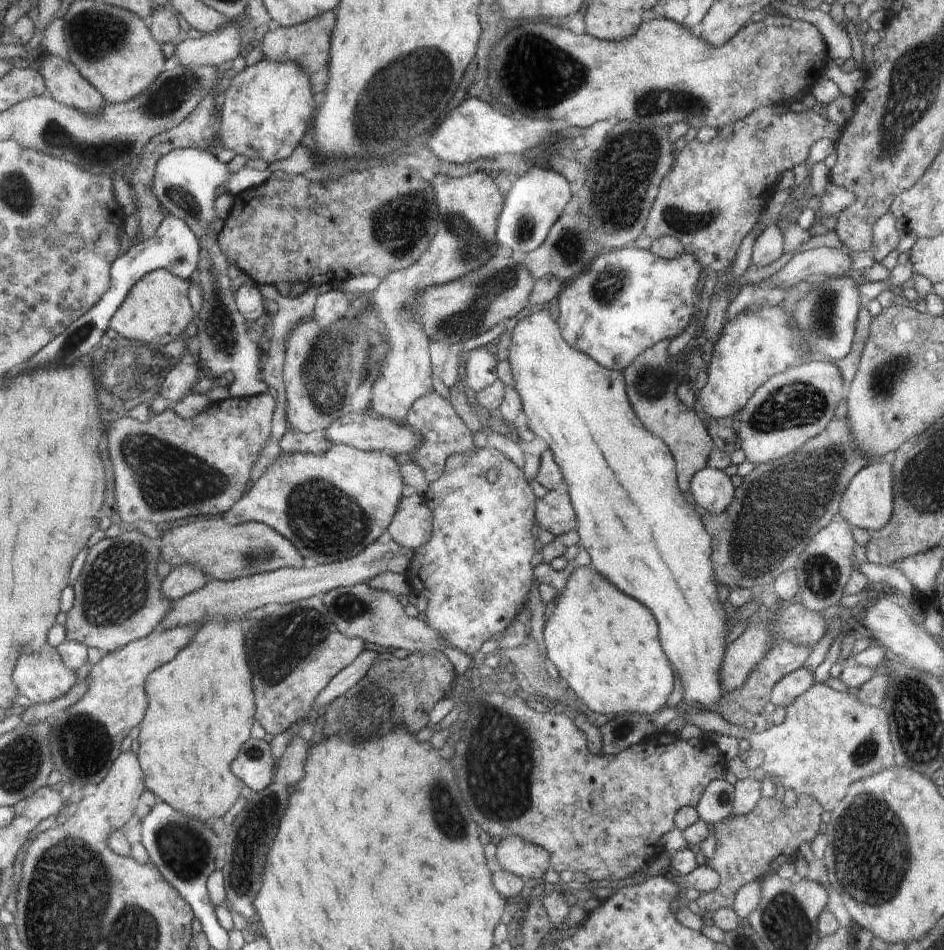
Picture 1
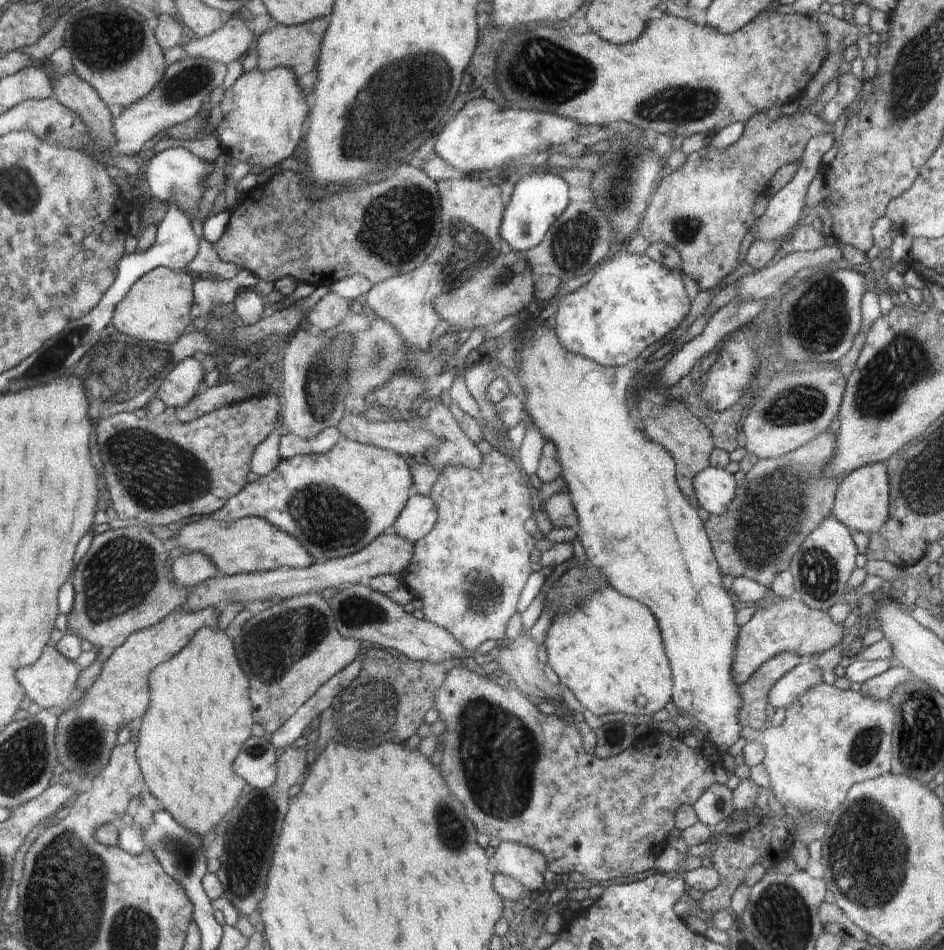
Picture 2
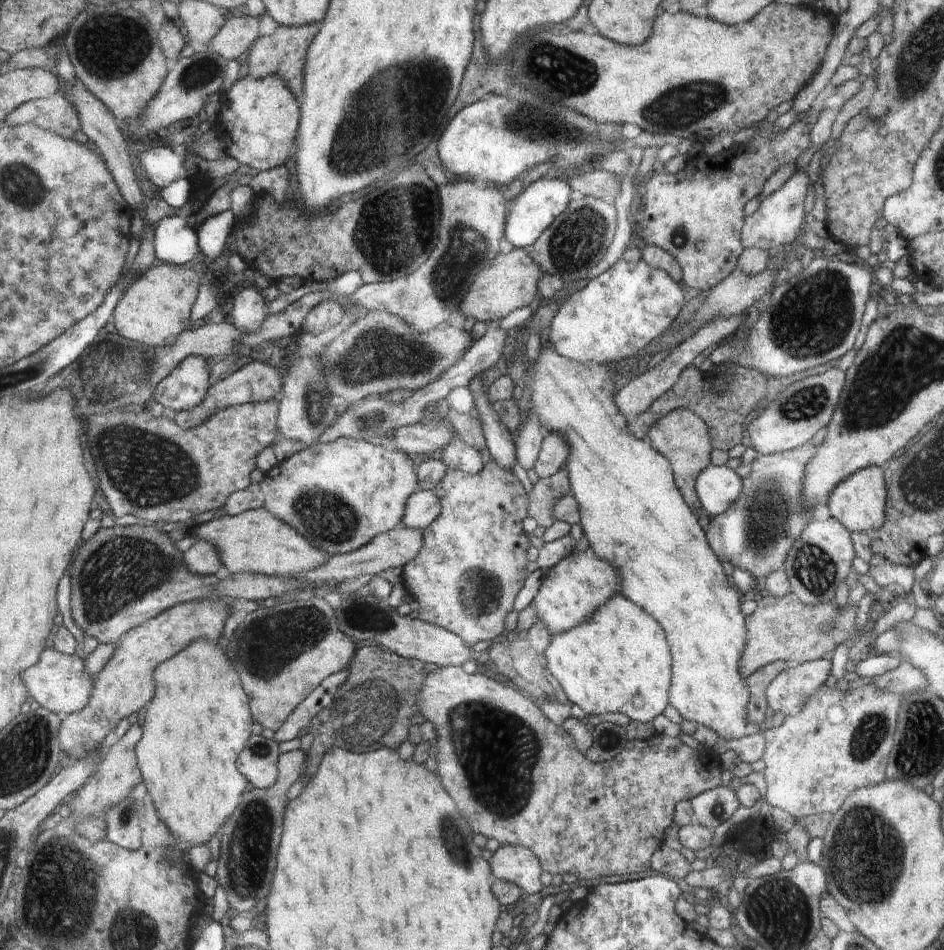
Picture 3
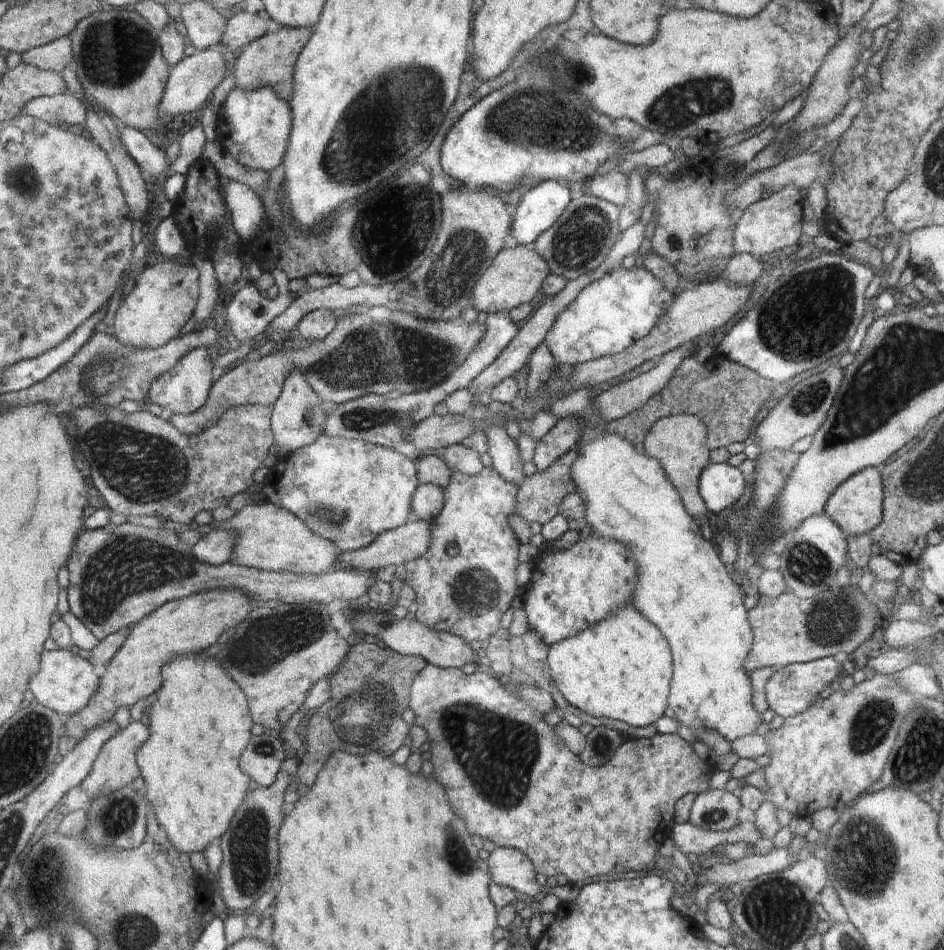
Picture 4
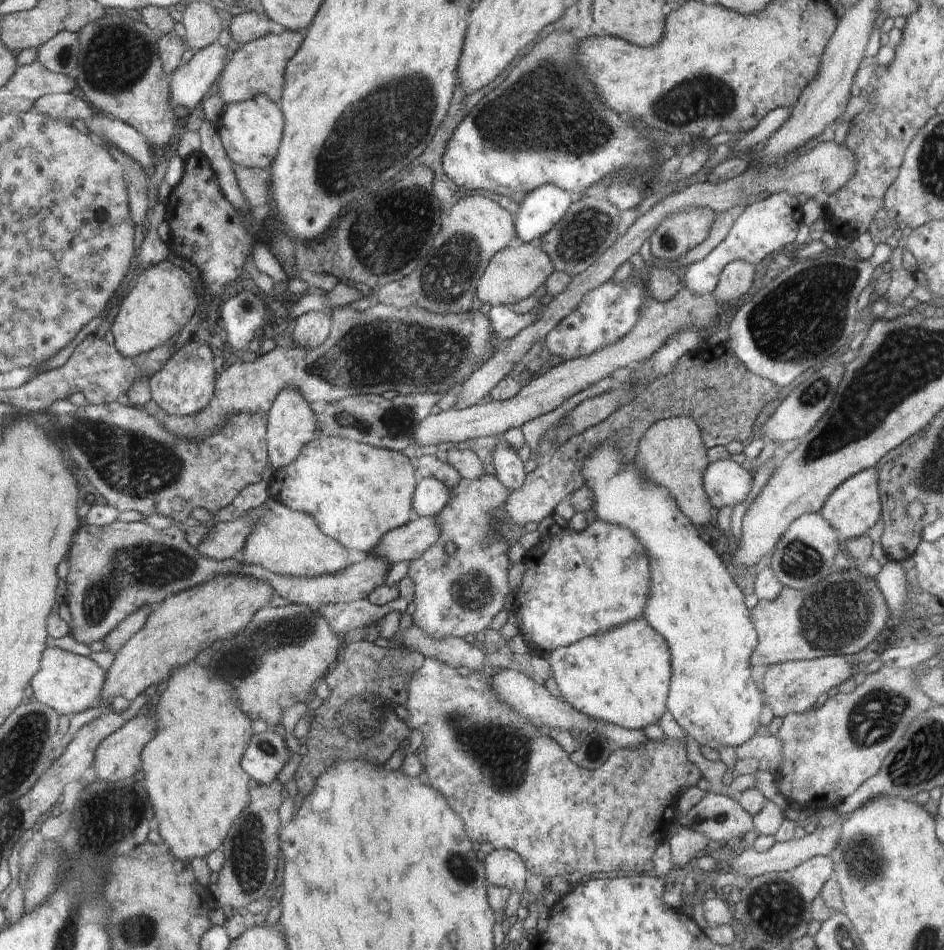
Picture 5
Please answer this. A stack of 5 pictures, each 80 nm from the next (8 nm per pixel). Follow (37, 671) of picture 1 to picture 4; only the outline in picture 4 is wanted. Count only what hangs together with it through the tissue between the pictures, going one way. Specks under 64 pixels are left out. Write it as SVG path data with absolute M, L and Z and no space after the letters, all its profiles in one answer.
M55 649L42 653L41 668L38 670L36 676L32 676L32 680L29 682L30 692L34 694L34 701L57 712L64 718L80 713L95 696L99 686L100 676L96 673L96 668L93 666L93 663L89 659L84 658L82 652L76 654L71 650L65 651L64 649Z

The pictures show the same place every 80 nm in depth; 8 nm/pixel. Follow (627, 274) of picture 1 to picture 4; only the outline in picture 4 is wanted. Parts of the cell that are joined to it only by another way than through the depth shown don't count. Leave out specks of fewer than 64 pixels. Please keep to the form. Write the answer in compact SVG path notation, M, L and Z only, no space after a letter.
M641 261L631 268L620 264L578 293L575 301L556 317L544 341L560 362L560 369L620 354L651 334L676 296Z

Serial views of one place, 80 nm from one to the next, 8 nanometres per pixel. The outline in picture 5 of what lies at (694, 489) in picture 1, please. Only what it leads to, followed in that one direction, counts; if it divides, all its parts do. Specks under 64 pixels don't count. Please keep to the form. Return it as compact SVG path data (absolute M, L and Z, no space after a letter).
M730 459L709 463L703 474L703 487L714 510L736 506L746 500L752 488L750 471Z

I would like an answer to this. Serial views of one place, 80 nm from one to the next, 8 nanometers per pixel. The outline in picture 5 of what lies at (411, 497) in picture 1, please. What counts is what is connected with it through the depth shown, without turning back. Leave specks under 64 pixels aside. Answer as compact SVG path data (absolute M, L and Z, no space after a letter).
M423 477L415 488L414 510L418 517L436 517L448 500L448 488L434 477Z

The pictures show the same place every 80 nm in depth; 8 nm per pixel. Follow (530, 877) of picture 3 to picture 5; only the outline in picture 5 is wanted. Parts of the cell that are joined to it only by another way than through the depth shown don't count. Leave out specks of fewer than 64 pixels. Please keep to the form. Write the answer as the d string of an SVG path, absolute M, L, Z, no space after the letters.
M494 849L484 859L485 873L491 885L509 888L513 892L526 892L528 872L520 855L506 849Z

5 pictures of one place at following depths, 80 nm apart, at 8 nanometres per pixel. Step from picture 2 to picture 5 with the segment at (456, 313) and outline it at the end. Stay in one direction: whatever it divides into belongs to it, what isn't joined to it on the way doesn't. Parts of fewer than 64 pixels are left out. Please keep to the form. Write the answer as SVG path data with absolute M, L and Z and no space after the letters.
M537 242L522 243L515 249L508 246L489 262L485 274L478 282L478 298L491 306L506 305L511 308L516 302L540 293L552 271L554 268L550 257Z

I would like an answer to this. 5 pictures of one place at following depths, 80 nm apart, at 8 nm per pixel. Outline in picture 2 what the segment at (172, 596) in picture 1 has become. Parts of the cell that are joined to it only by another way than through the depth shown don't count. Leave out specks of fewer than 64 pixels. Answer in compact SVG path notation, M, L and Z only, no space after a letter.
M200 553L177 554L173 570L173 582L182 589L193 589L201 582L215 577L217 568Z

